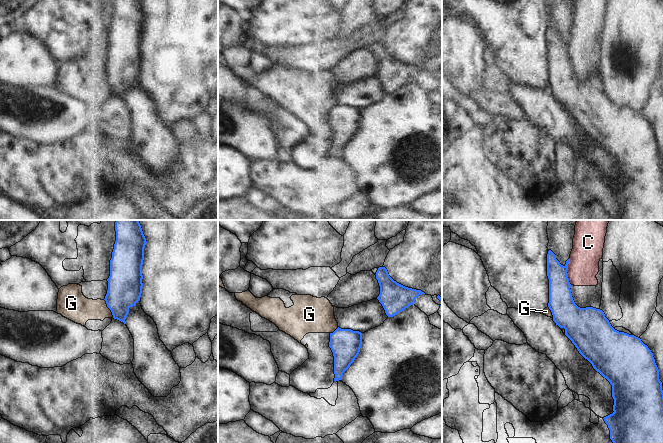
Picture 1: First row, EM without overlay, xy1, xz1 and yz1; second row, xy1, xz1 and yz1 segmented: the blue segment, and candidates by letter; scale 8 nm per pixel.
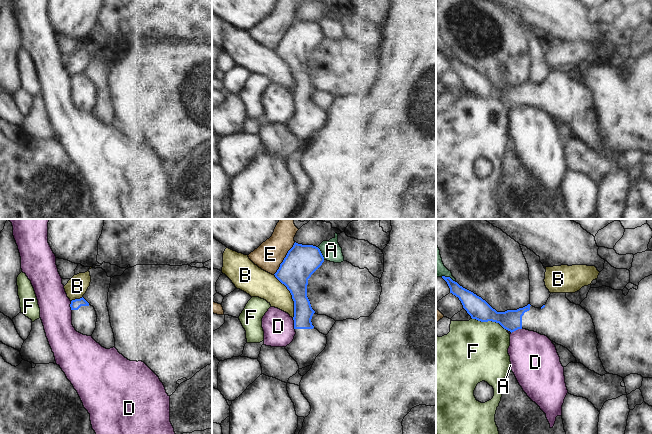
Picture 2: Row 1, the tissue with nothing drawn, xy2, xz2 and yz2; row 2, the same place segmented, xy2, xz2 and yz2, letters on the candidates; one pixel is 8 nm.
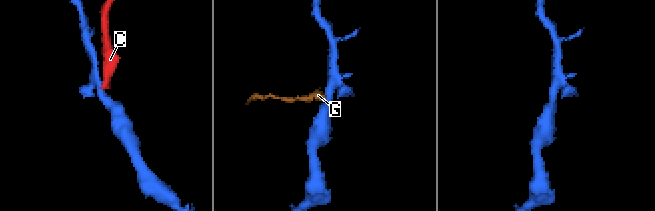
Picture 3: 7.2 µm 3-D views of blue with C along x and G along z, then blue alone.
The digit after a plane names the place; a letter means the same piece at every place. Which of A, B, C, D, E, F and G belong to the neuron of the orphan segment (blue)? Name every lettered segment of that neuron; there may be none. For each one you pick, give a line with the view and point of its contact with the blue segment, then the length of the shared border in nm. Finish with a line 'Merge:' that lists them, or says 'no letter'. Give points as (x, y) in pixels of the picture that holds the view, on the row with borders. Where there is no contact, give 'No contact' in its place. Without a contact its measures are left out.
Merge: no letter.

